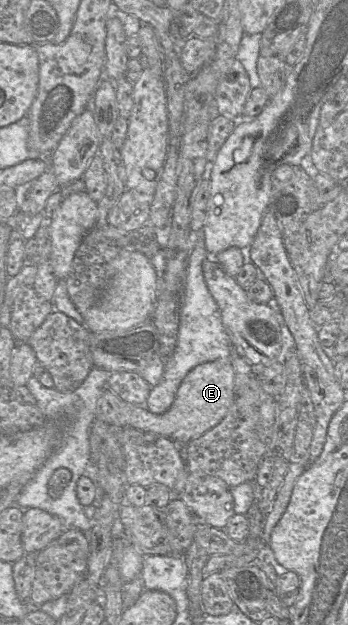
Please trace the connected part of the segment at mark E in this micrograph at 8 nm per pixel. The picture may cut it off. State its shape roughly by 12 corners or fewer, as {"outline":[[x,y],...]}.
{"outline":[[231,359],[202,363],[171,407],[126,403],[118,428],[187,445],[228,414]]}

